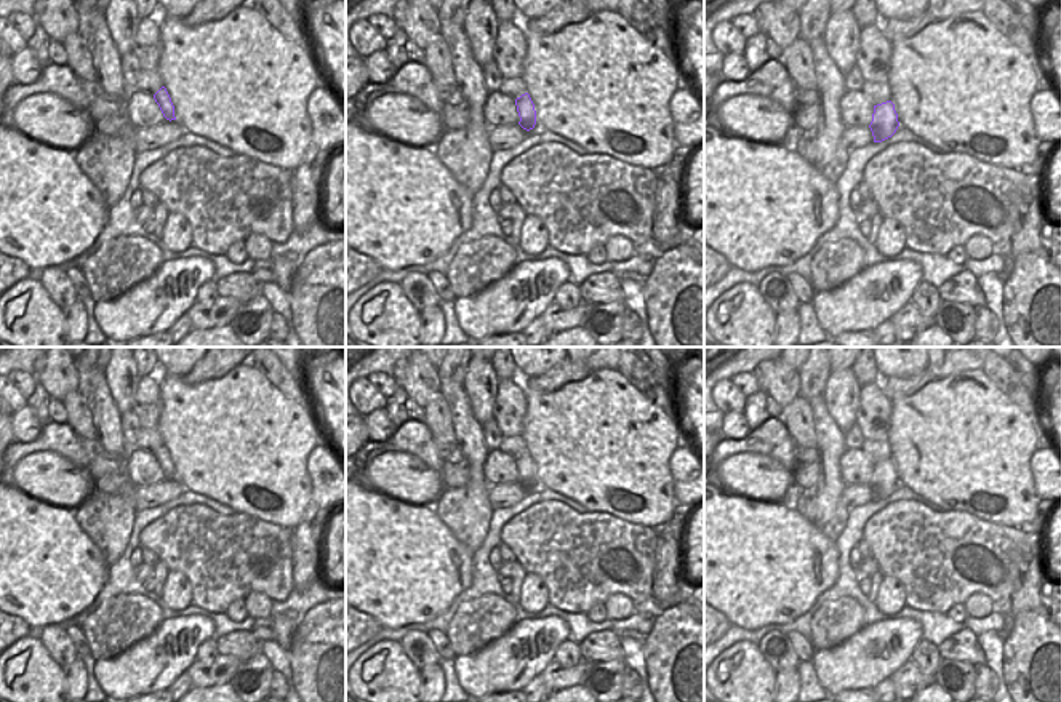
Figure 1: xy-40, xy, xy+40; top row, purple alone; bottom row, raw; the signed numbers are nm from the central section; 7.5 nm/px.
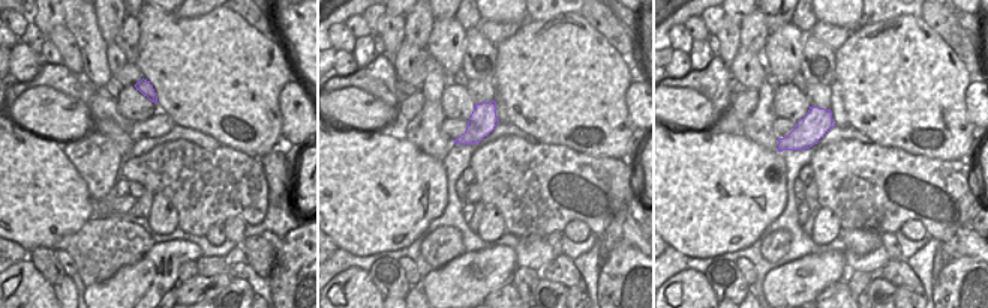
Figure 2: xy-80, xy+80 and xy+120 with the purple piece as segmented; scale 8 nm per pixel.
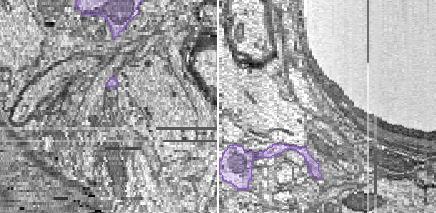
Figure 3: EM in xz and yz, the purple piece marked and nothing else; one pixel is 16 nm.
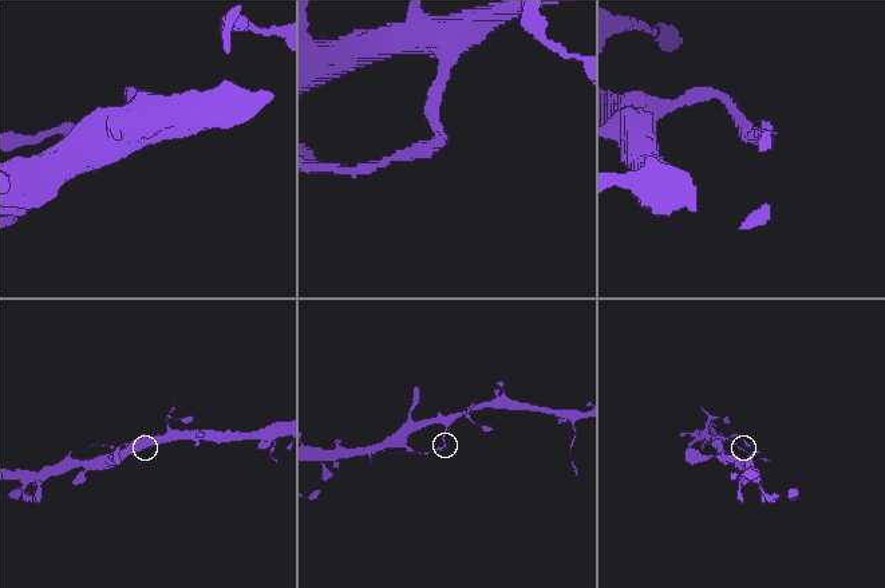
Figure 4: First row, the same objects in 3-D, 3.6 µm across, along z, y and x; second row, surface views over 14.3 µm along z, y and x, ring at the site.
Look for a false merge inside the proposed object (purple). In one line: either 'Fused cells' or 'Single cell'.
Fused cells

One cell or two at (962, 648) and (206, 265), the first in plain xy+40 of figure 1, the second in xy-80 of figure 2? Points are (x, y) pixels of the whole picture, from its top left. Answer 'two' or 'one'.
one

